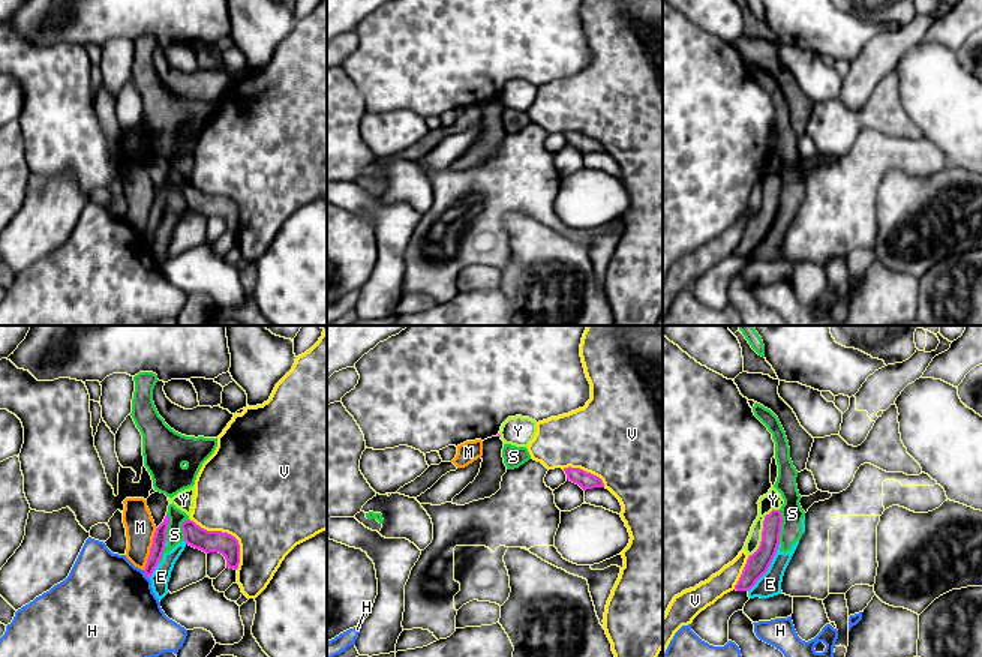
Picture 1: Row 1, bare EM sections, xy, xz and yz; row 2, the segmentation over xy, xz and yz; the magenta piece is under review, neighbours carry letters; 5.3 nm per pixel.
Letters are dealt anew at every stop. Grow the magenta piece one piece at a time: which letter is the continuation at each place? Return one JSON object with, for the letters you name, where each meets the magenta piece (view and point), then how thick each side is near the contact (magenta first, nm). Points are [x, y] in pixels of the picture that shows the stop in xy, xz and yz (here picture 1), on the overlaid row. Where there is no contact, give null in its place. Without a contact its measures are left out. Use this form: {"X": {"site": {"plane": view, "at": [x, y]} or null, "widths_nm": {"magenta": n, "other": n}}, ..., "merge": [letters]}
{"merge": []}

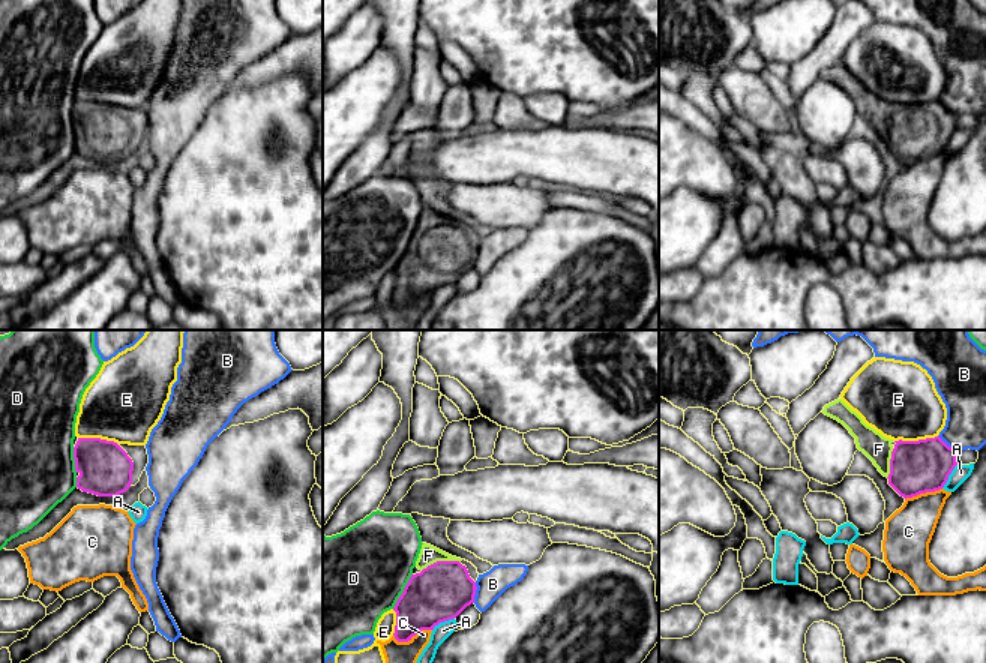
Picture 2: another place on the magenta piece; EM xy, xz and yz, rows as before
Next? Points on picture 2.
{"F": {"site": {"plane": "xz", "at": [440, 561]}, "widths_nm": {"magenta": 300, "other": 100}}, "merge": ["F"]}

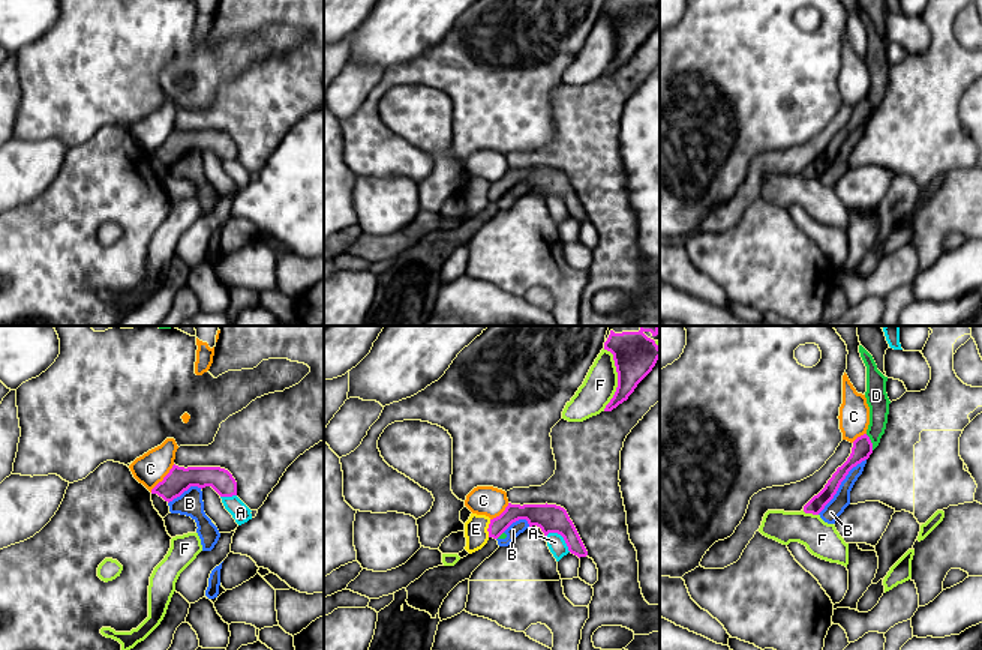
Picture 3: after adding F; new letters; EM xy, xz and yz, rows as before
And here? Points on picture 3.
{"merge": []}

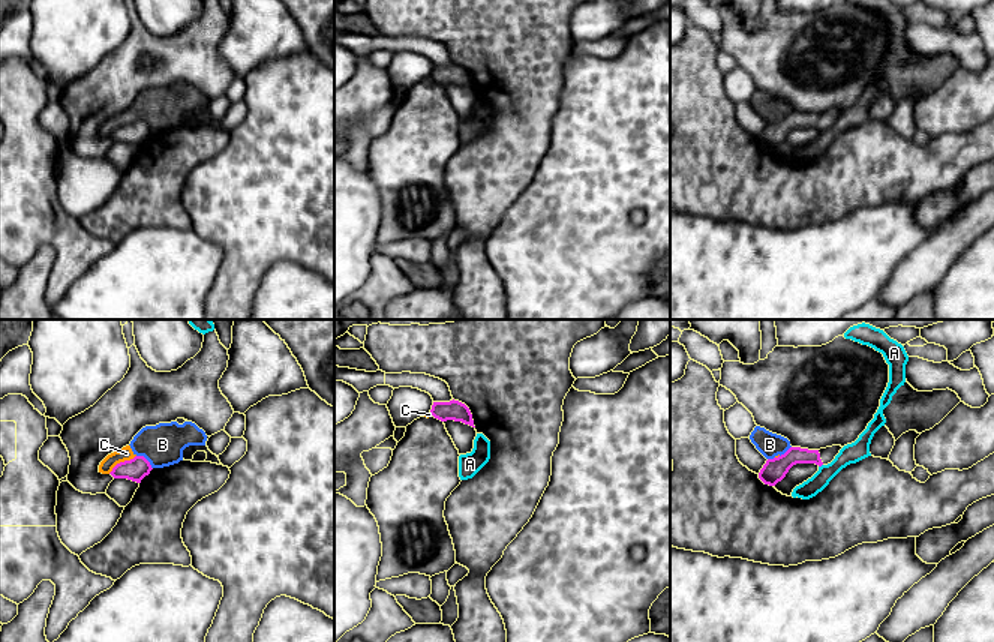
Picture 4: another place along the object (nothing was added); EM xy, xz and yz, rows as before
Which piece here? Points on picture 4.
{"merge": []}

